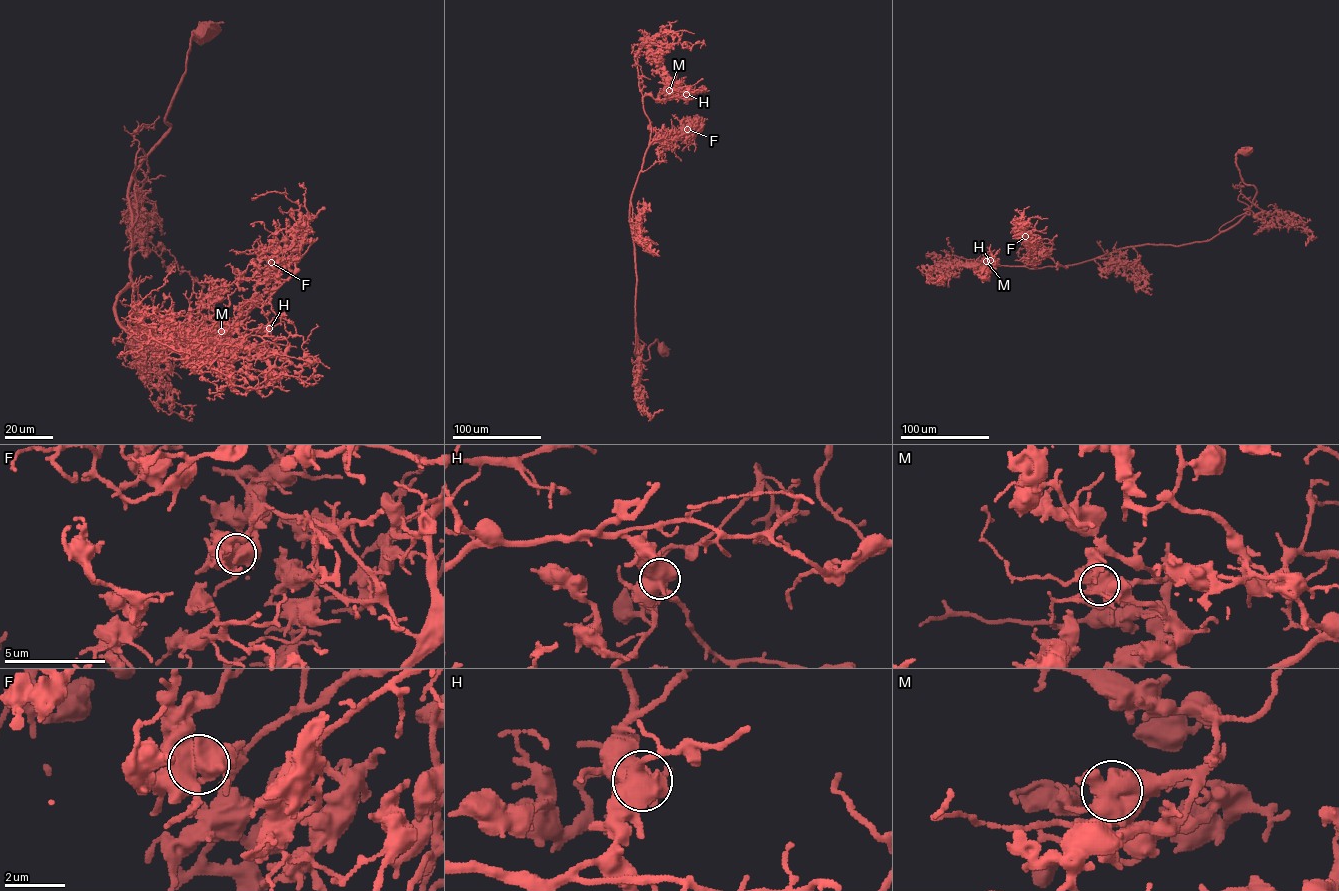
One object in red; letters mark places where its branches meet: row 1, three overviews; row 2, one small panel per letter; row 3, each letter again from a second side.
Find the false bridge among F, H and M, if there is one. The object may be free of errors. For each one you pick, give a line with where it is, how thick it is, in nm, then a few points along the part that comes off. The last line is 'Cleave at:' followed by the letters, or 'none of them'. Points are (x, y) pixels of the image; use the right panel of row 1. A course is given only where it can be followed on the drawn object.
Cleave at: none of them

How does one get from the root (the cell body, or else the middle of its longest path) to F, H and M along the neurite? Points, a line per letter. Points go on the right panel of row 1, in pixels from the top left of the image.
F: (1246, 152), (1236, 154), (1236, 165), (1256, 189), (1251, 207), (1209, 240), (1131, 246), (1036, 268), (1025, 236)
H: (1246, 152), (1236, 165), (1256, 189), (1251, 207), (1209, 240), (1038, 268), (990, 260)
M: (1246, 152), (1236, 154), (1236, 165), (1256, 189), (1251, 207), (1209, 240), (1131, 246), (1038, 268), (986, 261)

